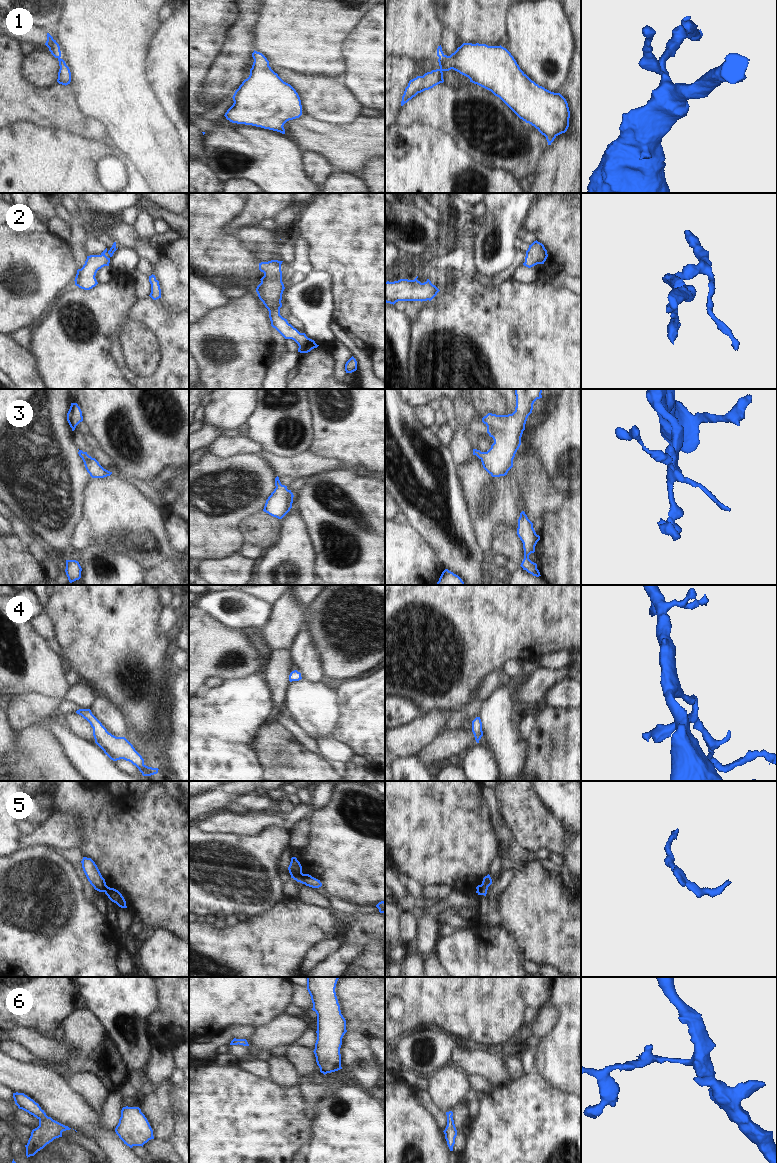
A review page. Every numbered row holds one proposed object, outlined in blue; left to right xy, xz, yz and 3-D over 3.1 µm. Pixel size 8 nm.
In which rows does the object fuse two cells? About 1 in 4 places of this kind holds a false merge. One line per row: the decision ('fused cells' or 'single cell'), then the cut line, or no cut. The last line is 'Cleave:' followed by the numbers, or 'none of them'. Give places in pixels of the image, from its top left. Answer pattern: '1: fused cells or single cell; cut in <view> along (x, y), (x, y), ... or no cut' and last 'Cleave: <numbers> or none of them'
1: single cell; no cut
2: single cell; no cut
3: single cell; no cut
4: single cell; no cut
5: fused cells; cut in yz along (487, 886), (482, 886), (477, 892)
6: single cell; no cut
Cleave: 5

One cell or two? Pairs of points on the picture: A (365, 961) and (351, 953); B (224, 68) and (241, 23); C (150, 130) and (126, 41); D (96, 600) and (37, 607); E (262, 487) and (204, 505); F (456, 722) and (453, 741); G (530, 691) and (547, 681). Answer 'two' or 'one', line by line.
A: two
B: one
C: one
D: two
E: one
F: two
G: one

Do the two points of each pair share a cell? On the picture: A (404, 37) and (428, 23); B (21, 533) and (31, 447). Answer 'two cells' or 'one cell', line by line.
A: one cell
B: two cells

